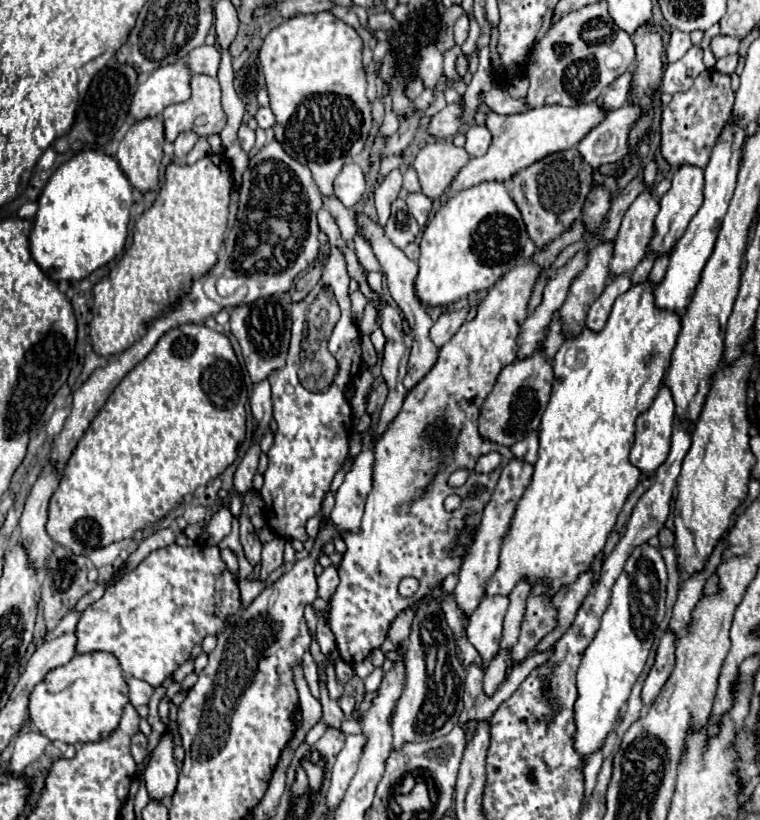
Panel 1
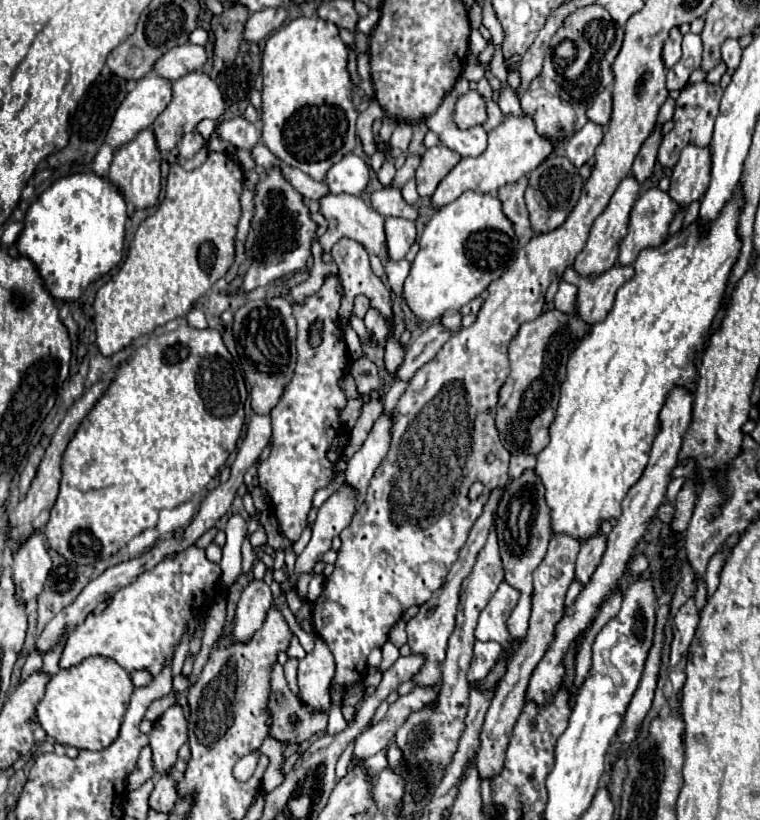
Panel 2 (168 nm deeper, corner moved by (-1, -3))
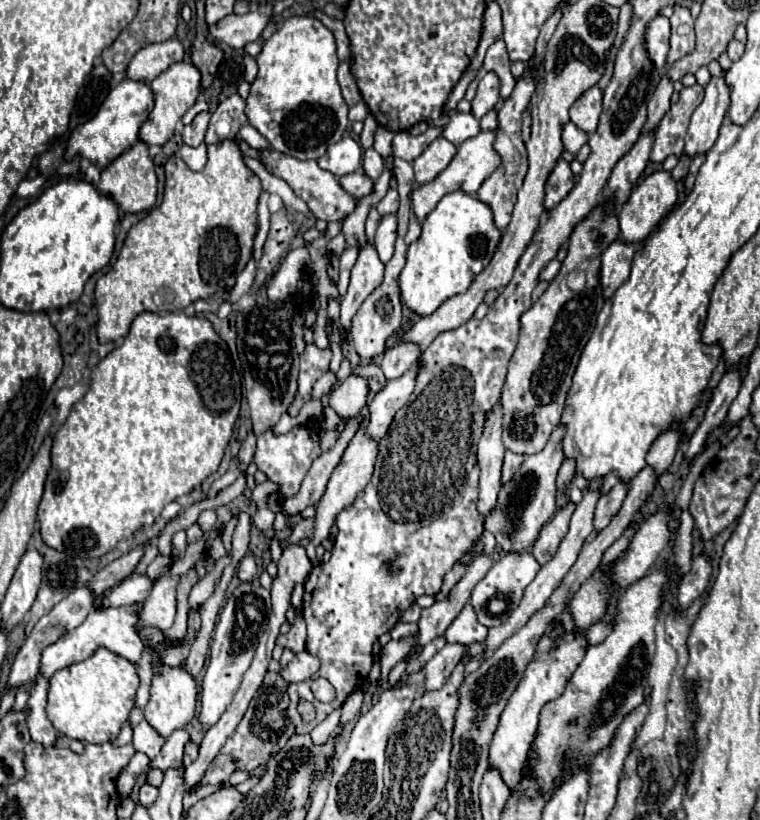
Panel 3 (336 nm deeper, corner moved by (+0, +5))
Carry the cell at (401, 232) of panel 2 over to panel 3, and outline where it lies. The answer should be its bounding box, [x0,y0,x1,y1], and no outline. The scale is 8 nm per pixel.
[376,214,398,264]

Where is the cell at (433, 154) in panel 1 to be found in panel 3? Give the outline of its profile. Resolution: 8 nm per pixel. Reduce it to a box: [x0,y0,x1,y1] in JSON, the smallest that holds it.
[414,136,456,184]

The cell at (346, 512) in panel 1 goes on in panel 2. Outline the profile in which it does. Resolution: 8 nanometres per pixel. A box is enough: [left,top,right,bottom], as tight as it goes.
[345,412,393,496]

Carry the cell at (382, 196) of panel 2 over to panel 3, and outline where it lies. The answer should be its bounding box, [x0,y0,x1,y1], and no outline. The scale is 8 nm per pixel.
[338,172,374,198]

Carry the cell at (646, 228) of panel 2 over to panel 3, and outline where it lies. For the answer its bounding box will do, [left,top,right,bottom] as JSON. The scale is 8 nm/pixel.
[620,172,678,244]

